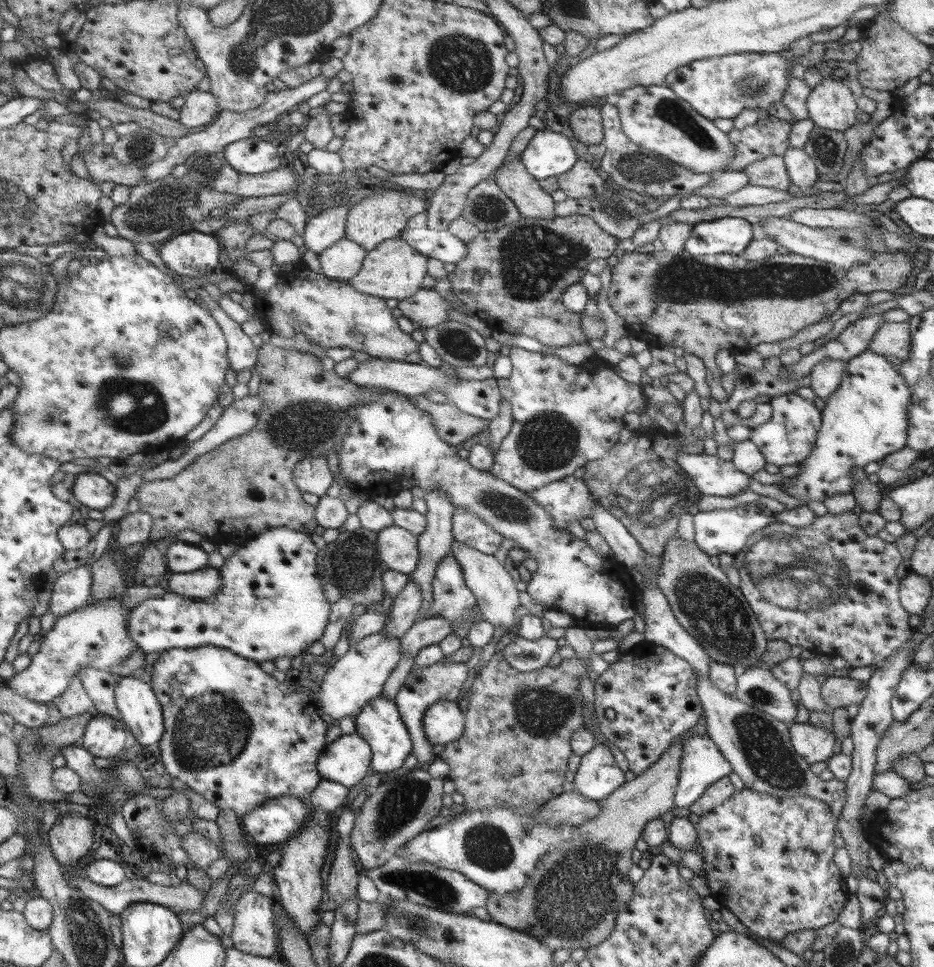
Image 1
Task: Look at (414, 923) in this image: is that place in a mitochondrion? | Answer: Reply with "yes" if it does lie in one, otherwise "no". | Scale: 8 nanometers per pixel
yes

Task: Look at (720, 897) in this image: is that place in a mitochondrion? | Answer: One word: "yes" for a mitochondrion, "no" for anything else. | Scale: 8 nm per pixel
no

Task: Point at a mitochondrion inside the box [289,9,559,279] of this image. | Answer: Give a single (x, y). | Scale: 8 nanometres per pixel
(462, 64)

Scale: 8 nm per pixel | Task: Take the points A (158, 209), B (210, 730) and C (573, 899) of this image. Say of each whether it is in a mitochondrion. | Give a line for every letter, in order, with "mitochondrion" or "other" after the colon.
A: mitochondrion
B: mitochondrion
C: mitochondrion

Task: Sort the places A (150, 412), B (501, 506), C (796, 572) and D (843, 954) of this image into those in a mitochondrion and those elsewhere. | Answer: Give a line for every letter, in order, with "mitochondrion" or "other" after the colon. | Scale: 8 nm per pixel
A: mitochondrion
B: mitochondrion
C: mitochondrion
D: mitochondrion

